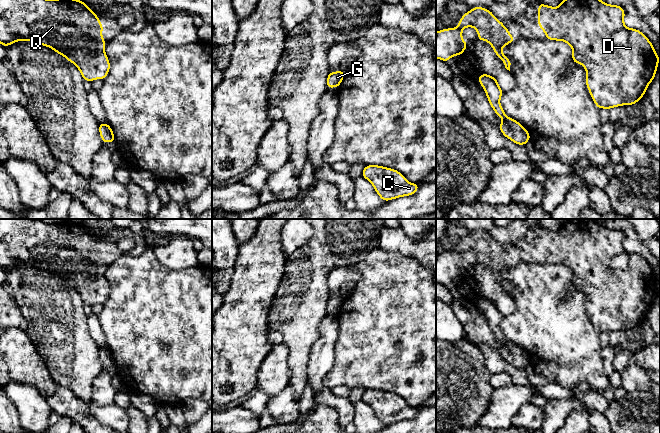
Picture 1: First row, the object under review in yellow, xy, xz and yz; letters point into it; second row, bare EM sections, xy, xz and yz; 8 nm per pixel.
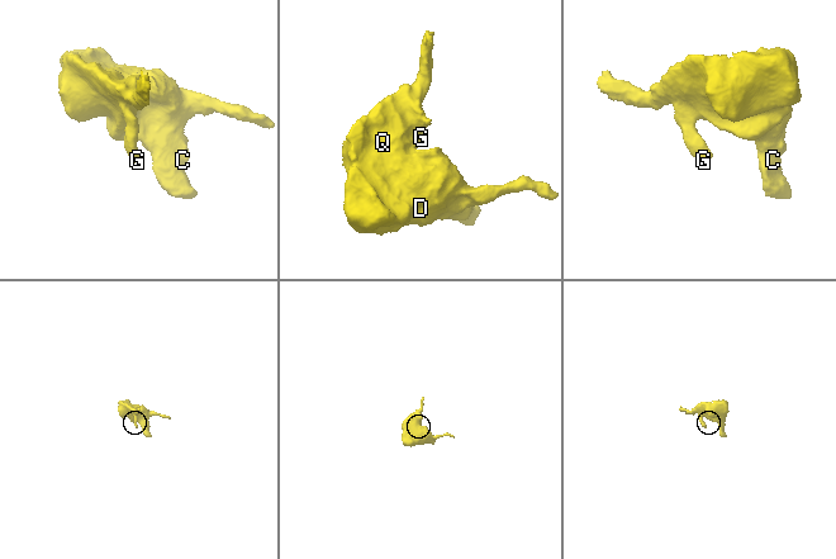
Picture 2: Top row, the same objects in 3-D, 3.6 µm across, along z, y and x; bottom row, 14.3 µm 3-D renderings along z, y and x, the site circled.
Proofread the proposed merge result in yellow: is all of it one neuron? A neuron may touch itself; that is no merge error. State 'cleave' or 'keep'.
keep

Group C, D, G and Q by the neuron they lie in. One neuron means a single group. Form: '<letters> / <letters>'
C D G Q

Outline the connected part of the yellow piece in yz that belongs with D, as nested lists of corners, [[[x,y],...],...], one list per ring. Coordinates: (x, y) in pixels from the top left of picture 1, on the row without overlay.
[[[571,219],[563,223],[558,231],[538,228],[537,249],[544,255],[546,263],[564,265],[571,270],[572,285],[585,292],[586,310],[598,333],[634,329],[644,320],[657,296],[660,282],[654,270],[644,257],[627,252],[624,241],[625,235],[621,230],[609,229],[594,219]]]

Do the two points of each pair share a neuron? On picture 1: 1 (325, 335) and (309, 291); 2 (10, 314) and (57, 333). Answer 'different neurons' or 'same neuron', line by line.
1: different neurons
2: different neurons

